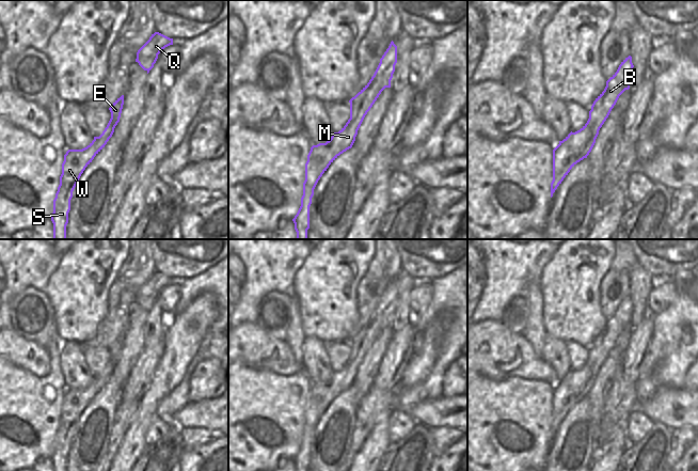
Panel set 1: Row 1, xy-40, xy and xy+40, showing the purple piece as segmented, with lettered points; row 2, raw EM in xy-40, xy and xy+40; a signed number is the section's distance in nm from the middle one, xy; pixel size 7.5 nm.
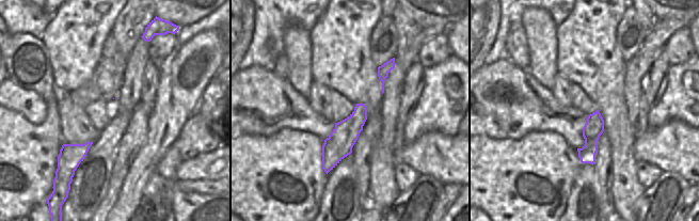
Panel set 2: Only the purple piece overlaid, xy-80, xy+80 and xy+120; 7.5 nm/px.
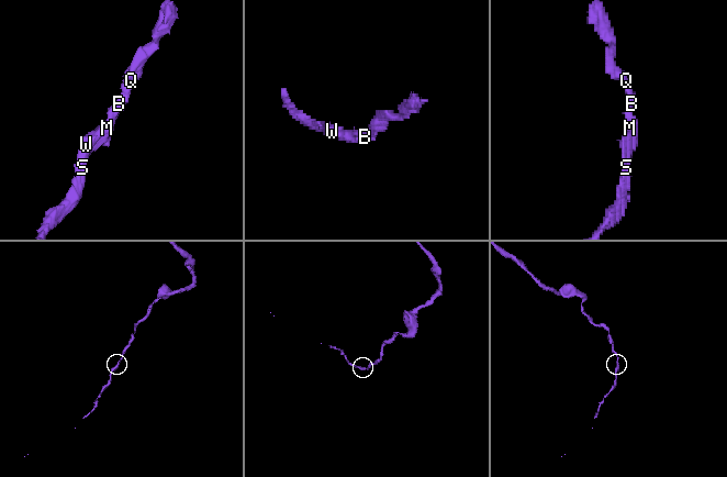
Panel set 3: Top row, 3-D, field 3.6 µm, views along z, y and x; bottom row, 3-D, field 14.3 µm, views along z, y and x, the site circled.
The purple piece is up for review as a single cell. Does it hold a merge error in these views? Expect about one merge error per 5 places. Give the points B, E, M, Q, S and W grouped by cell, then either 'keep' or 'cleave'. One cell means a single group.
B E M Q S W; keep

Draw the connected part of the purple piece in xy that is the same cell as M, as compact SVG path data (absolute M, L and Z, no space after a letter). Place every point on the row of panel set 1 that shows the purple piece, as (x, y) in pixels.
M392 41L380 59L380 63L369 82L354 96L350 103L350 119L346 125L326 142L313 145L305 163L305 180L301 206L292 219L297 239L307 239L310 229L310 206L314 189L329 166L344 152L351 148L358 130L381 92L391 88L391 80L397 63L397 46Z

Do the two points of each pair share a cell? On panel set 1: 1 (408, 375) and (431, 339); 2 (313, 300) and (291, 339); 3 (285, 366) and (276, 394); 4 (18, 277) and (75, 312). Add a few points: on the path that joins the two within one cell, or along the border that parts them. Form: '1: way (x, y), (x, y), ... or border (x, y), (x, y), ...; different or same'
1: way (416, 366), (426, 356), (429, 347); same
2: border (296, 299), (300, 311), (300, 325), (305, 336); different
3: border (258, 369), (281, 375), (302, 370); different
4: border (56, 269), (49, 277), (43, 292); different

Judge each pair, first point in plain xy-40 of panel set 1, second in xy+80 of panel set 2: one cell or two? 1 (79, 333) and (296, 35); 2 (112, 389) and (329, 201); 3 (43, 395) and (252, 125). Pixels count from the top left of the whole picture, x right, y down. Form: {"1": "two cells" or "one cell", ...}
{"1": "two cells", "2": "one cell", "3": "two cells"}

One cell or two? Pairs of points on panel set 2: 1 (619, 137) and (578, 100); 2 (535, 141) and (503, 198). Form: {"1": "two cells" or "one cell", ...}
{"1": "two cells", "2": "one cell"}

